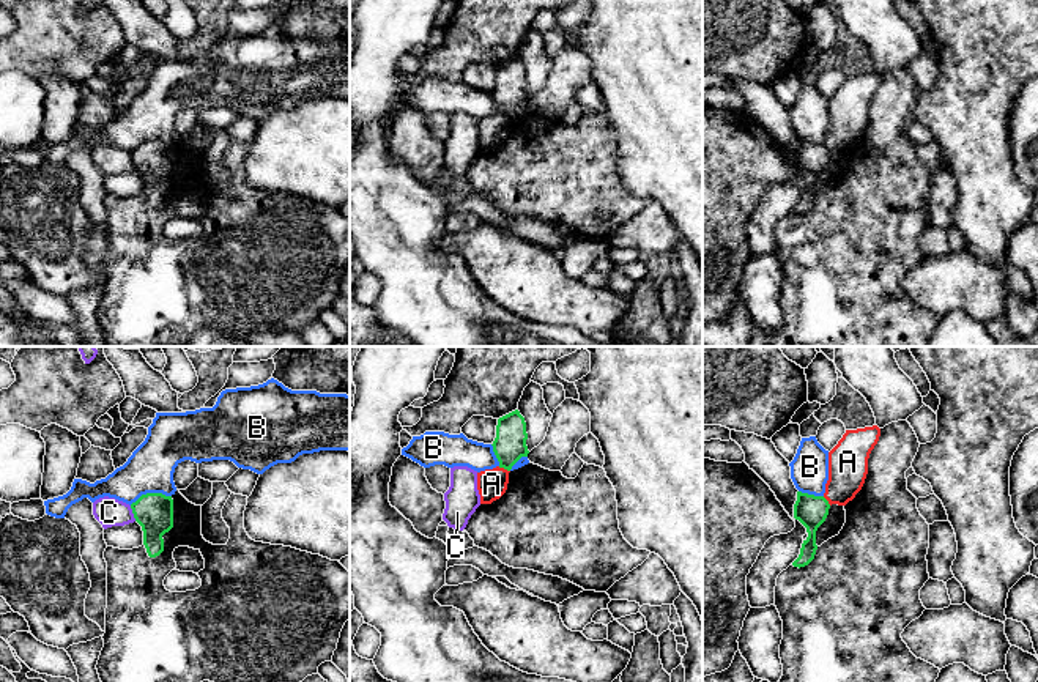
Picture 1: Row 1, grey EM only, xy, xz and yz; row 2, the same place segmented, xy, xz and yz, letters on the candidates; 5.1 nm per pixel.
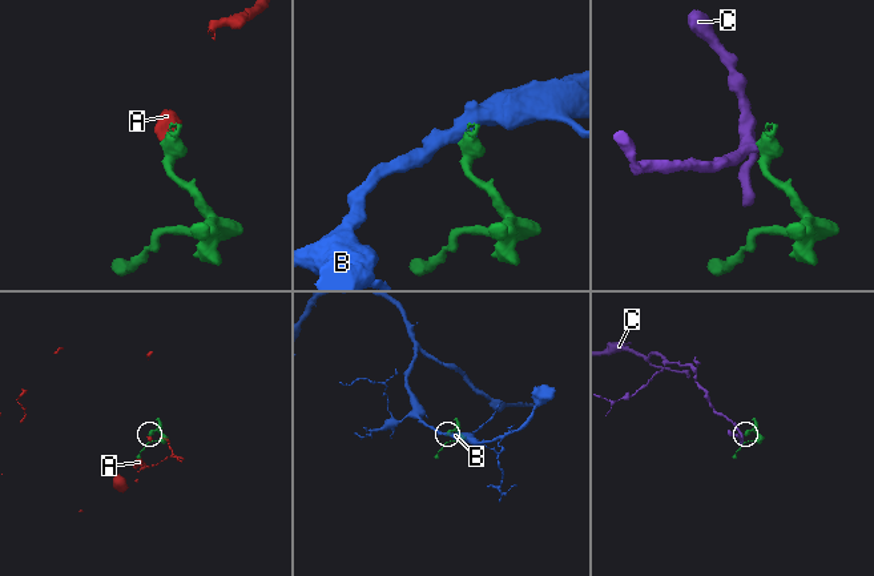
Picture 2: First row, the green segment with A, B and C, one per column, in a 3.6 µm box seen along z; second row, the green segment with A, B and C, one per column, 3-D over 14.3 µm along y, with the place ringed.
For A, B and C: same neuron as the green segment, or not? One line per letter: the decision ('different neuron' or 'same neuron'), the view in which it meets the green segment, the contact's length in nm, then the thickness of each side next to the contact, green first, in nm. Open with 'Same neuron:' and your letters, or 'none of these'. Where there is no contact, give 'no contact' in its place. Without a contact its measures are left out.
Same neuron: none of these
A: different neuron | xz | 70 nm | 170/160 nm
B: different neuron | xy | 220 nm | 190/240 nm
C: different neuron | xy | 90 nm | 190/150 nm

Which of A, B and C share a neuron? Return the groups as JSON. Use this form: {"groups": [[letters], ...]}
{"groups": [["A"], ["B"], ["C"]]}

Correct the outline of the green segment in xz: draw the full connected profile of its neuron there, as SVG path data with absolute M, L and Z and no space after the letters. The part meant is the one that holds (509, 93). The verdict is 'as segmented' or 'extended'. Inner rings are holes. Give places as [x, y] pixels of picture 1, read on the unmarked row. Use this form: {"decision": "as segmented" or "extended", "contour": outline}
{"decision": "as segmented", "contour": "M518 57L498 66L496 85L491 93L499 115L510 118L521 104L528 104L526 87L526 69Z"}

